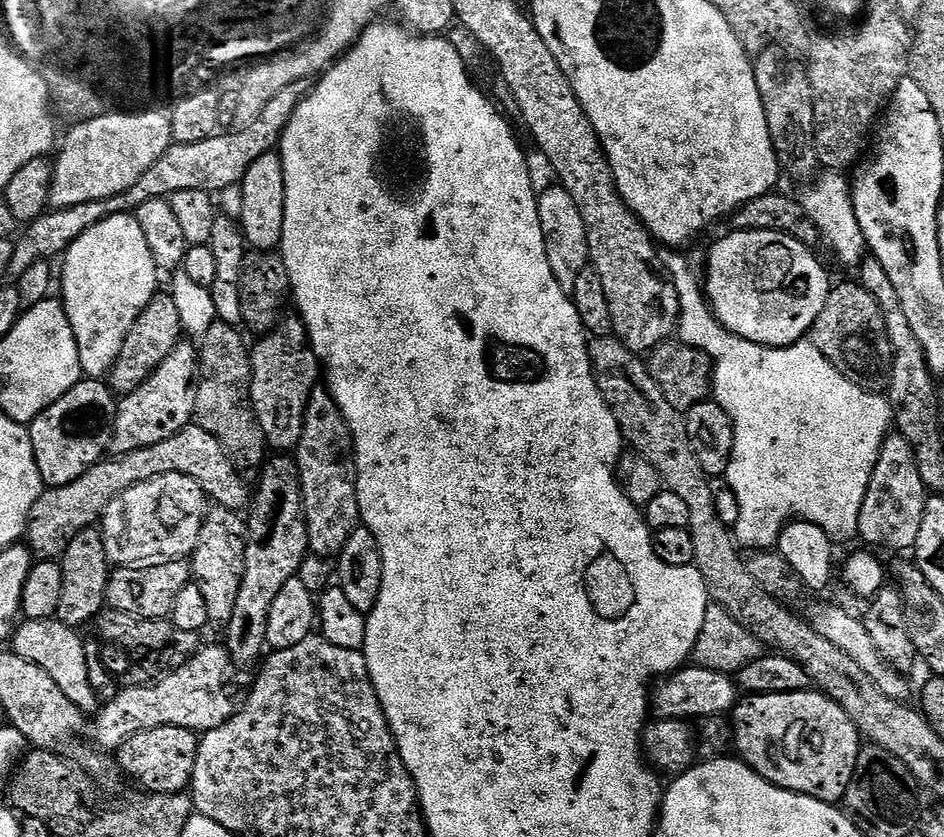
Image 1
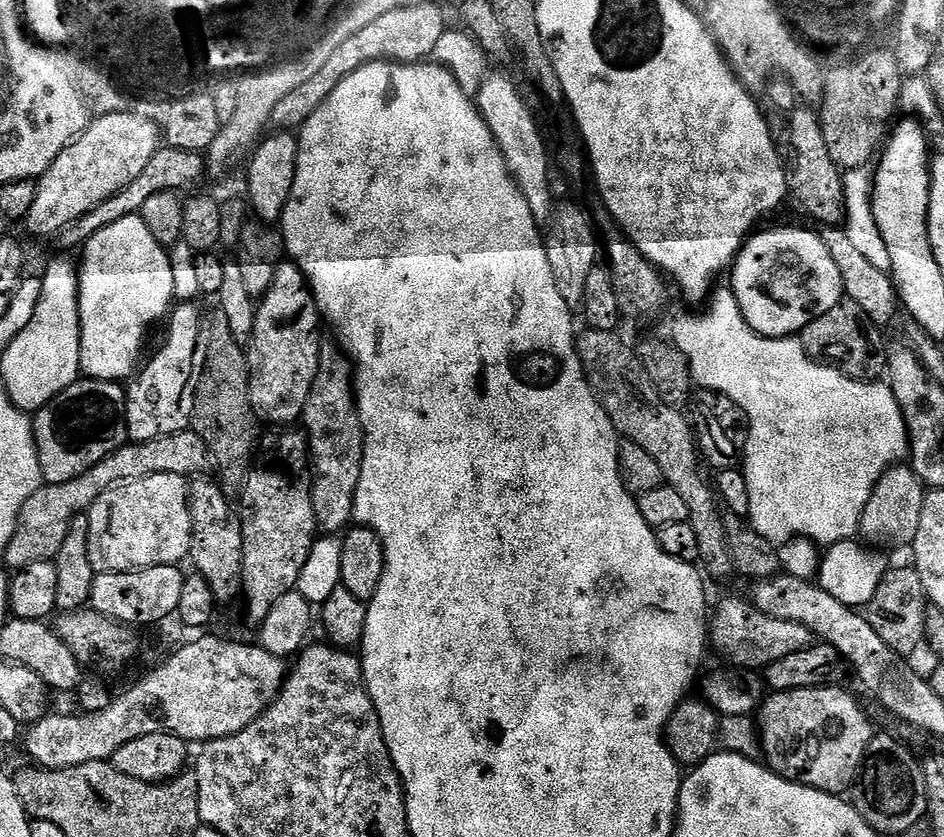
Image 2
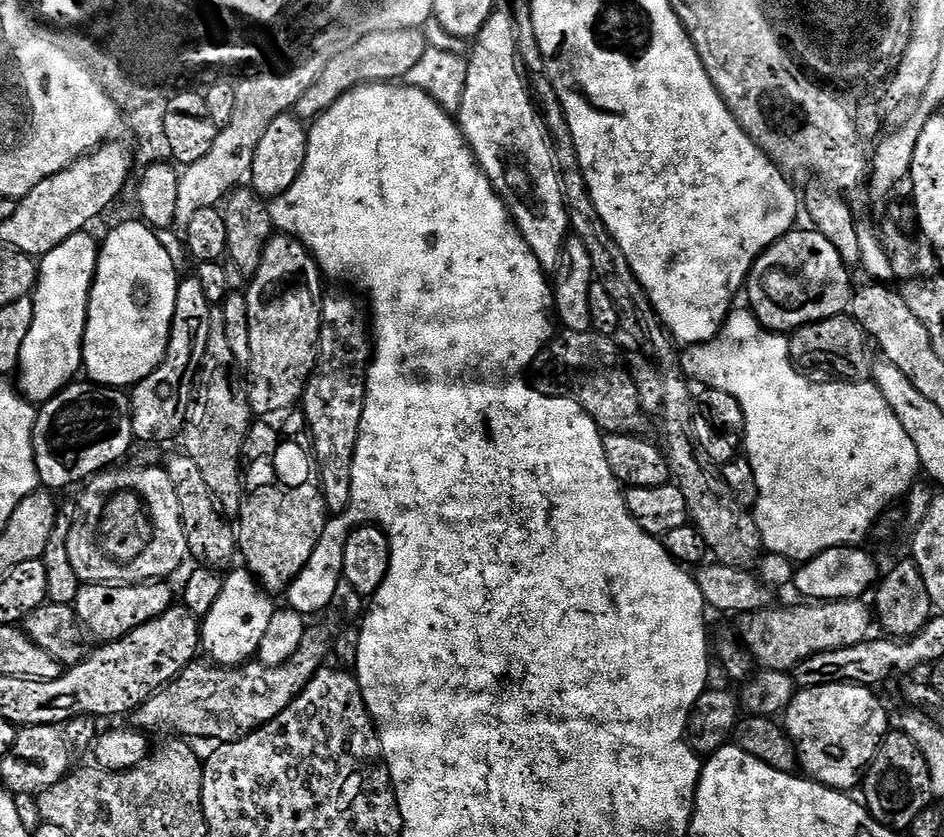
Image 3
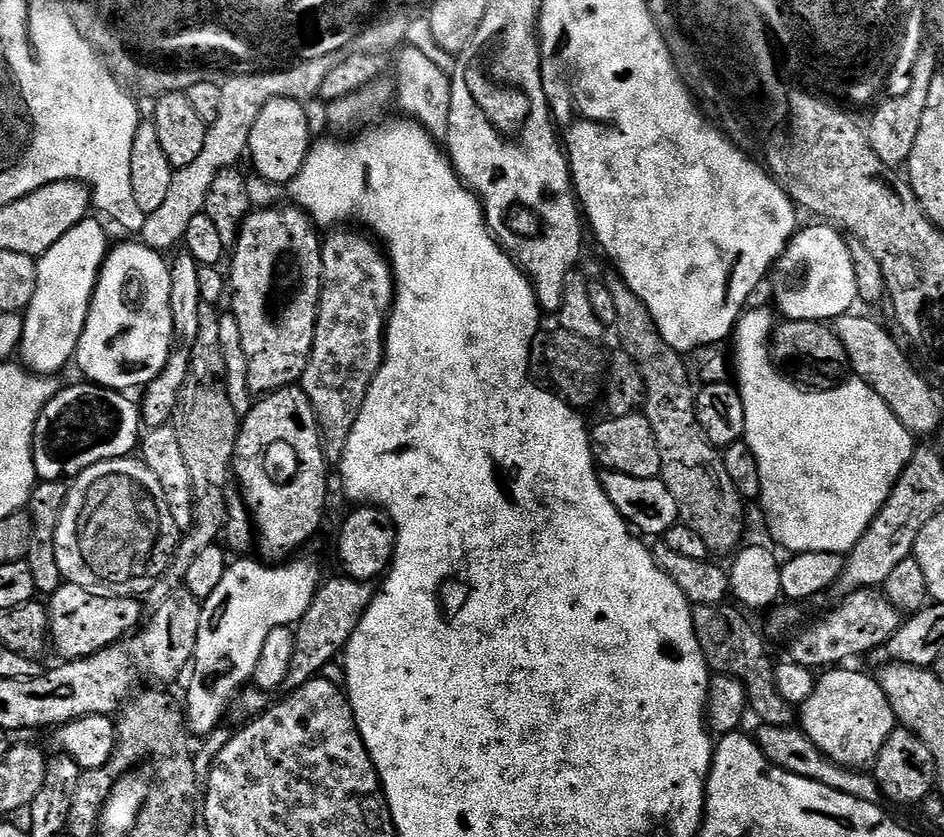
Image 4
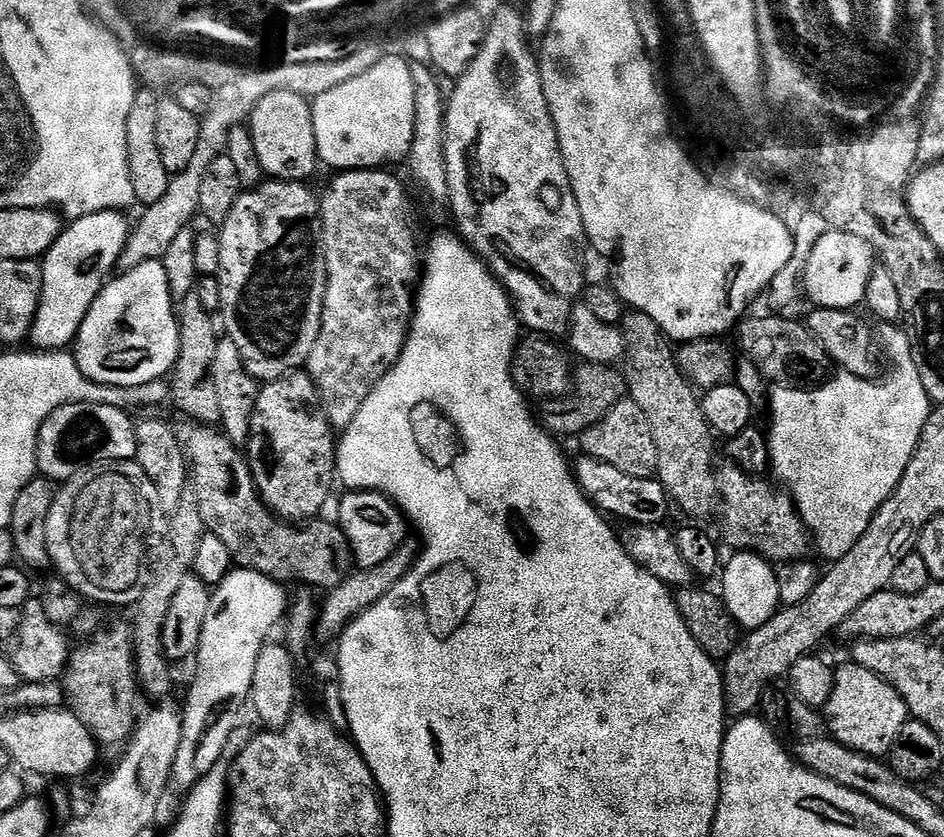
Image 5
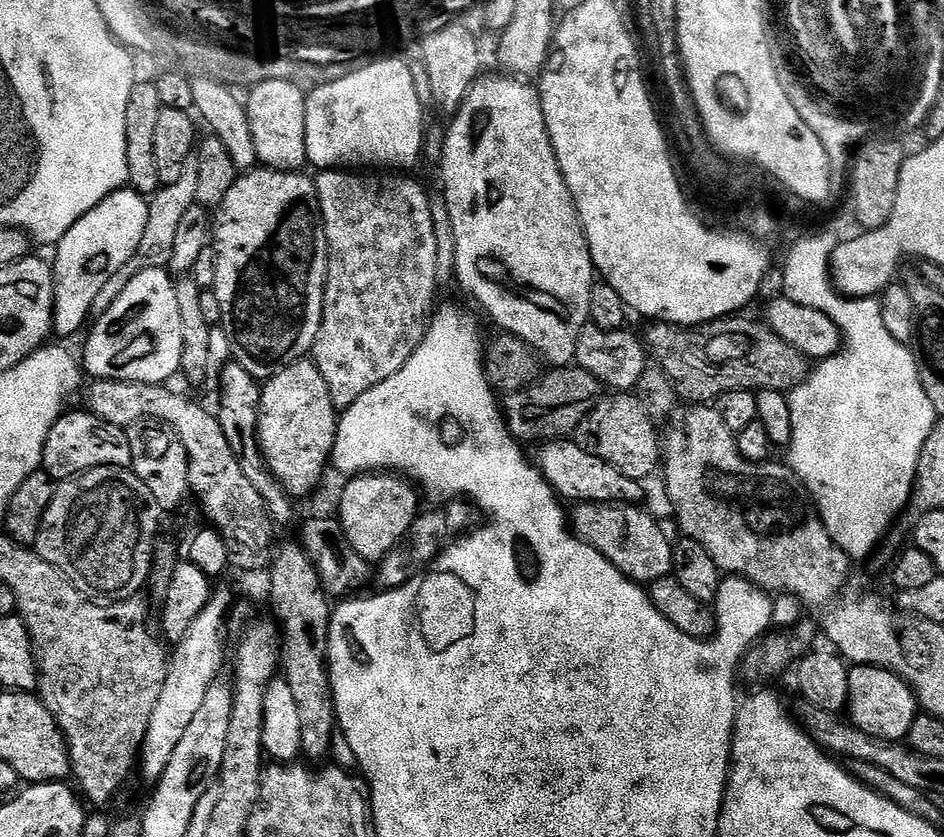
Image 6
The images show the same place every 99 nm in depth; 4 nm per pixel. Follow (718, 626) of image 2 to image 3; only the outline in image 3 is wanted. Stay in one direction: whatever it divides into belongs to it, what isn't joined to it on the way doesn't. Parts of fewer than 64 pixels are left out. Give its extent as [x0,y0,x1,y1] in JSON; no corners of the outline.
[738,599,874,673]

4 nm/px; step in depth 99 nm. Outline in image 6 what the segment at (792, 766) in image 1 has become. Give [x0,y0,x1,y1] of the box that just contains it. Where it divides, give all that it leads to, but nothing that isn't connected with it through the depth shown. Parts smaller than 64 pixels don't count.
[847,664,918,742]

